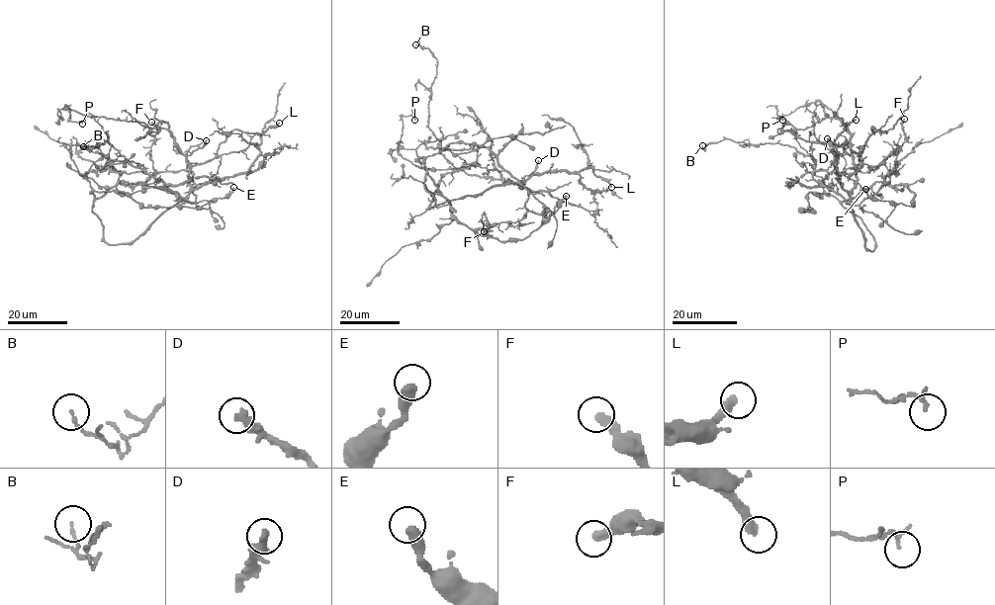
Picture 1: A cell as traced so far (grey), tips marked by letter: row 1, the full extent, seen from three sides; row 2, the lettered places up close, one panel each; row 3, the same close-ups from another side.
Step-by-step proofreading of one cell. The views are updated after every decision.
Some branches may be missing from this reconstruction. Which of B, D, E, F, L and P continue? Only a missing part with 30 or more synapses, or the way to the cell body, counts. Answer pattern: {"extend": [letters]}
{"extend": []}

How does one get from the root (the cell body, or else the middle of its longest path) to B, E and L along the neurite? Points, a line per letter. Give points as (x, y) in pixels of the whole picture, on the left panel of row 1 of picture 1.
B: (143, 232), (162, 214), (185, 200), (141, 169), (106, 156), (96, 147), (104, 140), (89, 150), (83, 146)
E: (143, 232), (129, 242), (107, 243), (93, 202), (118, 180), (165, 189), (191, 203), (223, 199), (233, 187)
L: (143, 232), (162, 214), (202, 185), (244, 174), (260, 152), (260, 136), (279, 123)

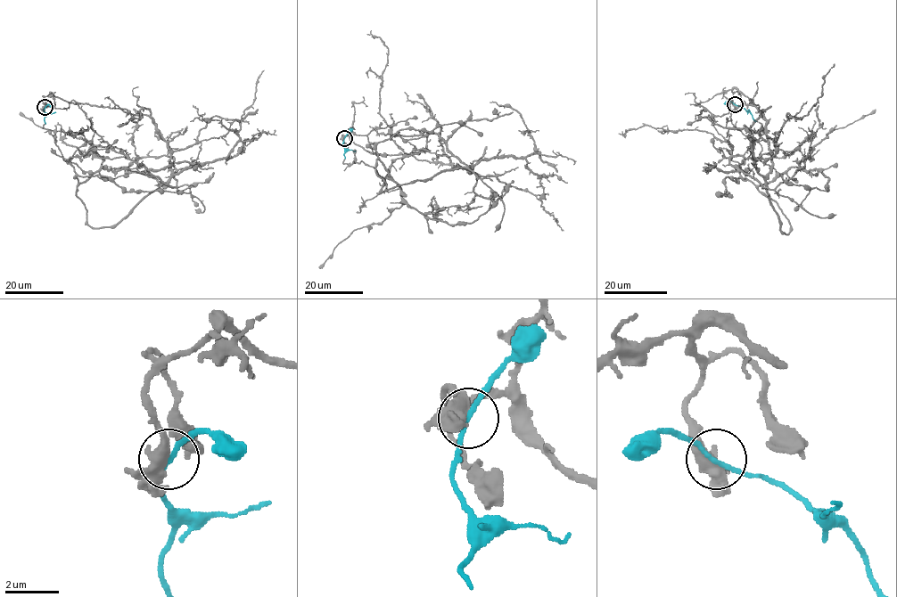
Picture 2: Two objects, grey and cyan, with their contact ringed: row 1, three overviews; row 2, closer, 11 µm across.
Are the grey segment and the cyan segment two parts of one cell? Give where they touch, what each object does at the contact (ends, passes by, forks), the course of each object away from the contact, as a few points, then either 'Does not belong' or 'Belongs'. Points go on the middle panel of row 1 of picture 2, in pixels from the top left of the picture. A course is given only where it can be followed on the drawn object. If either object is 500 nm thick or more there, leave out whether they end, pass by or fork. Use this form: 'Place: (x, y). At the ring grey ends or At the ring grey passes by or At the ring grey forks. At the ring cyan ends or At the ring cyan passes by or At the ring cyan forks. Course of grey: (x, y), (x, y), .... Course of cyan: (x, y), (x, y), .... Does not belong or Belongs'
Place: (344, 138). Course of grey: (344, 137), (372, 153), (471, 167), (387, 190), (376, 160), (408, 205), (449, 224), (475, 221), (513, 180). Course of cyan: (344, 138), (345, 158). Belongs

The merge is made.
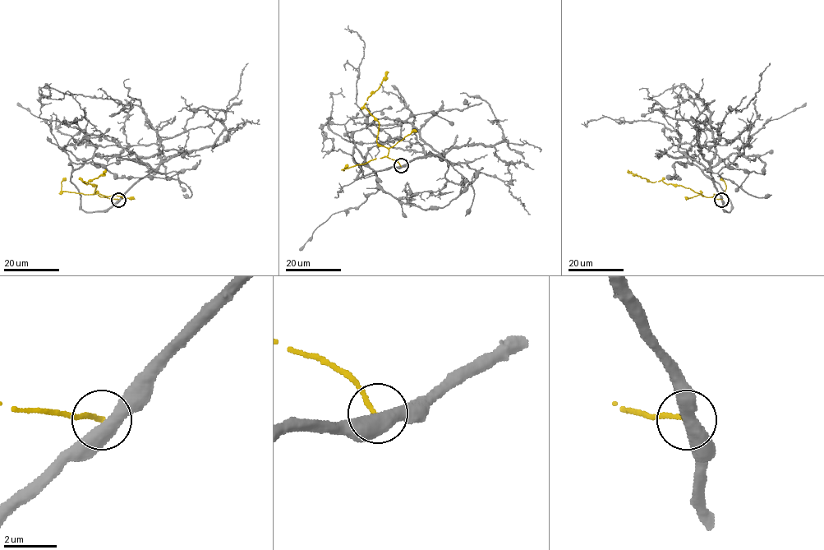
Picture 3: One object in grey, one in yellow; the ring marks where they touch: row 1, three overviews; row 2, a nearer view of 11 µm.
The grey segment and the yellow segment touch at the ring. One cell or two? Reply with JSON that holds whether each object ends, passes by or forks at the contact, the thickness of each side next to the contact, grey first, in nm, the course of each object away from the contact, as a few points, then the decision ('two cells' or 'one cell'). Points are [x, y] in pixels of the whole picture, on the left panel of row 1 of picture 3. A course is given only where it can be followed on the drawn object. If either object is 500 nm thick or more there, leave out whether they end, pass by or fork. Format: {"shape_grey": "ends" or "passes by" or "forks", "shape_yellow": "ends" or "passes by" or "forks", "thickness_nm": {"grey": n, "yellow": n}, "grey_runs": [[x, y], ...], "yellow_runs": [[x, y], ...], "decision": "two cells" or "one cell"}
{"shape_grey": "passes by", "shape_yellow": "ends", "thickness_nm": {"grey": 480, "yellow": 170}, "grey_runs": [[119, 199], [103, 210], [85, 211], [71, 173], [94, 153], [137, 160], [164, 173], [191, 169], [200, 159]], "yellow_runs": [[118, 199], [94, 193], [97, 186], [81, 181], [89, 182], [106, 169]], "decision": "two cells"}

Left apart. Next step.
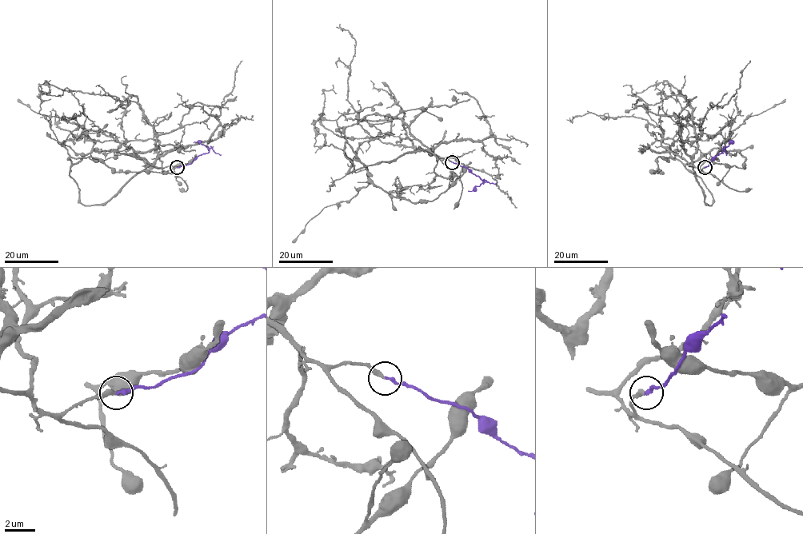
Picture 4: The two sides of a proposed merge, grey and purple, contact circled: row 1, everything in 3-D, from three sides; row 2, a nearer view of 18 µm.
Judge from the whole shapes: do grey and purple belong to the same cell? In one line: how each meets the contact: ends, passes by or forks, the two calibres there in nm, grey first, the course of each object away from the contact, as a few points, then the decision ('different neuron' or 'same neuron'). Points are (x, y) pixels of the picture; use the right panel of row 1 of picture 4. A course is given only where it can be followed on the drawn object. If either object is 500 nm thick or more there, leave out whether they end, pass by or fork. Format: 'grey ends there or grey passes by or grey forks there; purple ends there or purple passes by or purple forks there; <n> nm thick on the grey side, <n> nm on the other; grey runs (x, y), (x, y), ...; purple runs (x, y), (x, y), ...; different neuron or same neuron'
grey ends there; purple ends there; 320 nm thick on the grey side, 220 nm on the other; grey runs (705, 167), (692, 165), (710, 205), (712, 193), (685, 165), (713, 149), (745, 157), (739, 168), (705, 154); purple runs (705, 167), (729, 144), (733, 142); same neuron

